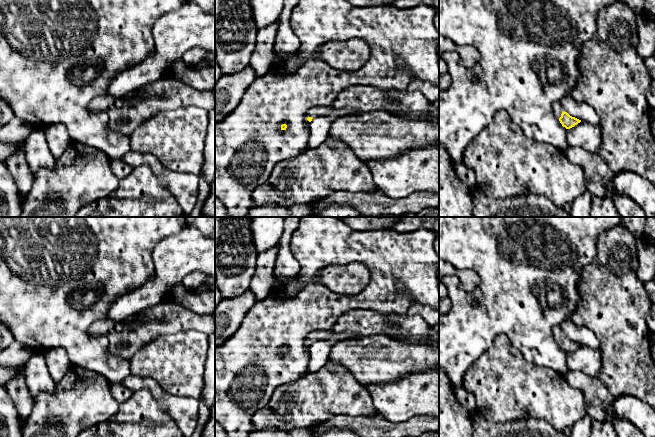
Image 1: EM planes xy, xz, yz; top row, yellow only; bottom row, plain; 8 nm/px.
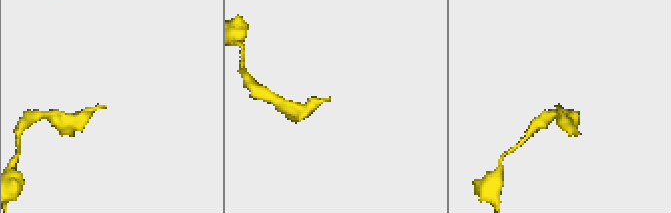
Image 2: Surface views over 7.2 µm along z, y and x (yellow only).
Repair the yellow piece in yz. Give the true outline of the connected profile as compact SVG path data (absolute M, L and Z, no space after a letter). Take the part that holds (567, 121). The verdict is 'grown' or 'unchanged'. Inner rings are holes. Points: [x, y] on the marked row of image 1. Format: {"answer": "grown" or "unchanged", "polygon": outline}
{"answer": "grown", "polygon": "M561 102L553 103L553 111L555 113L556 118L566 129L570 129L581 122L581 120L572 117L567 112L565 112Z"}

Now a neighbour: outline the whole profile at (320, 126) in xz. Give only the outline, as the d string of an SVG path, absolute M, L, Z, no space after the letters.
M318 116L311 121L311 132L307 148L313 149L321 145L329 136L332 122L326 116Z

